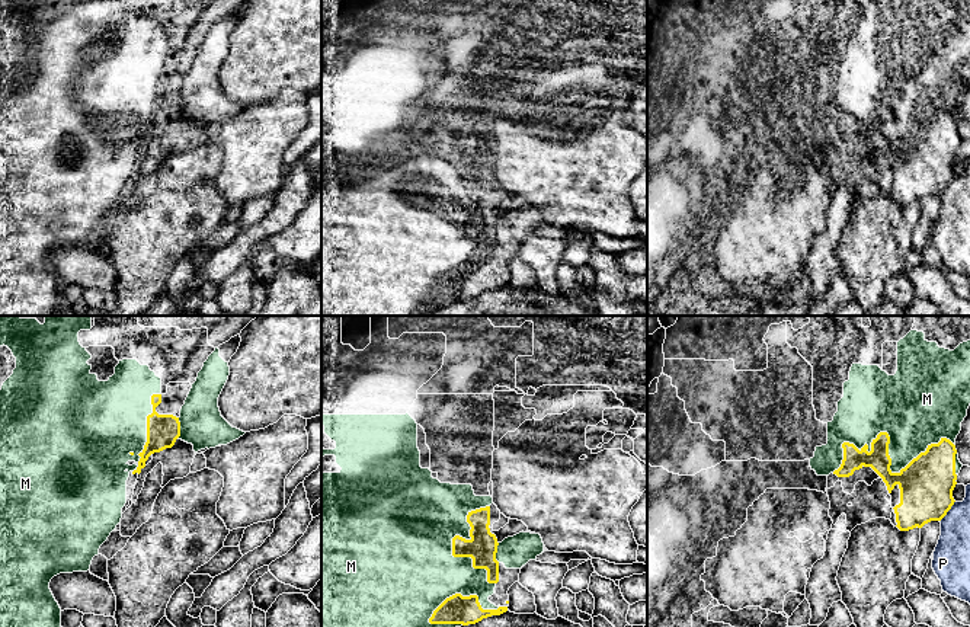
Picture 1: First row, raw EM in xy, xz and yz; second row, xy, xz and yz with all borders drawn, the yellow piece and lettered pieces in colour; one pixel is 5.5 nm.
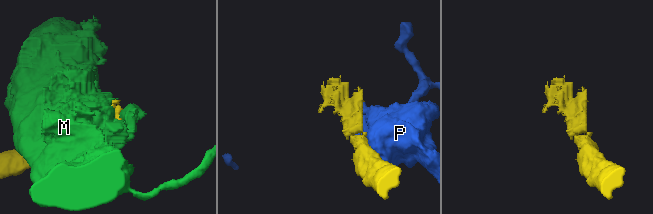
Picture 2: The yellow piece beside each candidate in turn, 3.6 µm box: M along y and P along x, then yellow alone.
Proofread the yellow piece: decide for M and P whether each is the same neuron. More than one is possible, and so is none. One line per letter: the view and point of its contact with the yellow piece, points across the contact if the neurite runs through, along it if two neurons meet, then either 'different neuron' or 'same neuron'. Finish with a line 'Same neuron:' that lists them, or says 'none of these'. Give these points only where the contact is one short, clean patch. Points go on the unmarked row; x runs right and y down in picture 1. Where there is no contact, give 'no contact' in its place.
M: yz (889, 117) | different neuron
P: yz (948, 184) | different neuron
Same neuron: none of these

